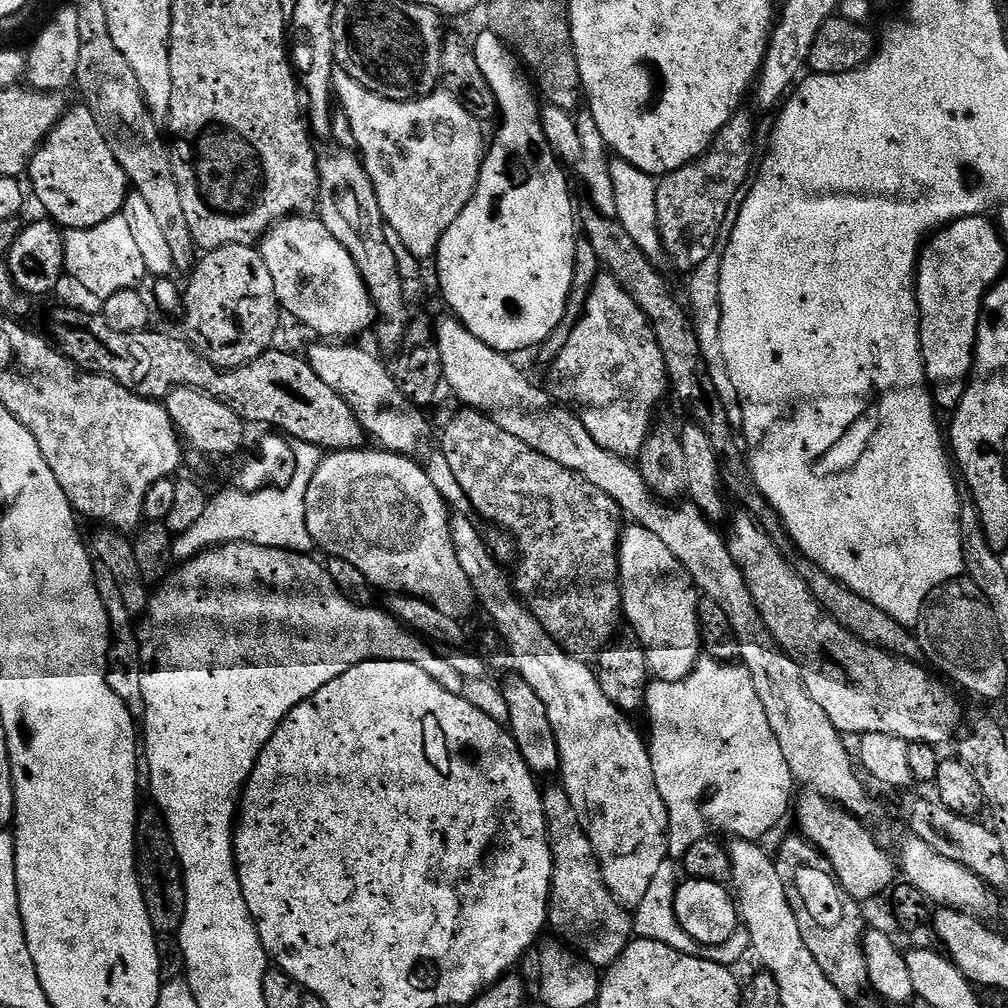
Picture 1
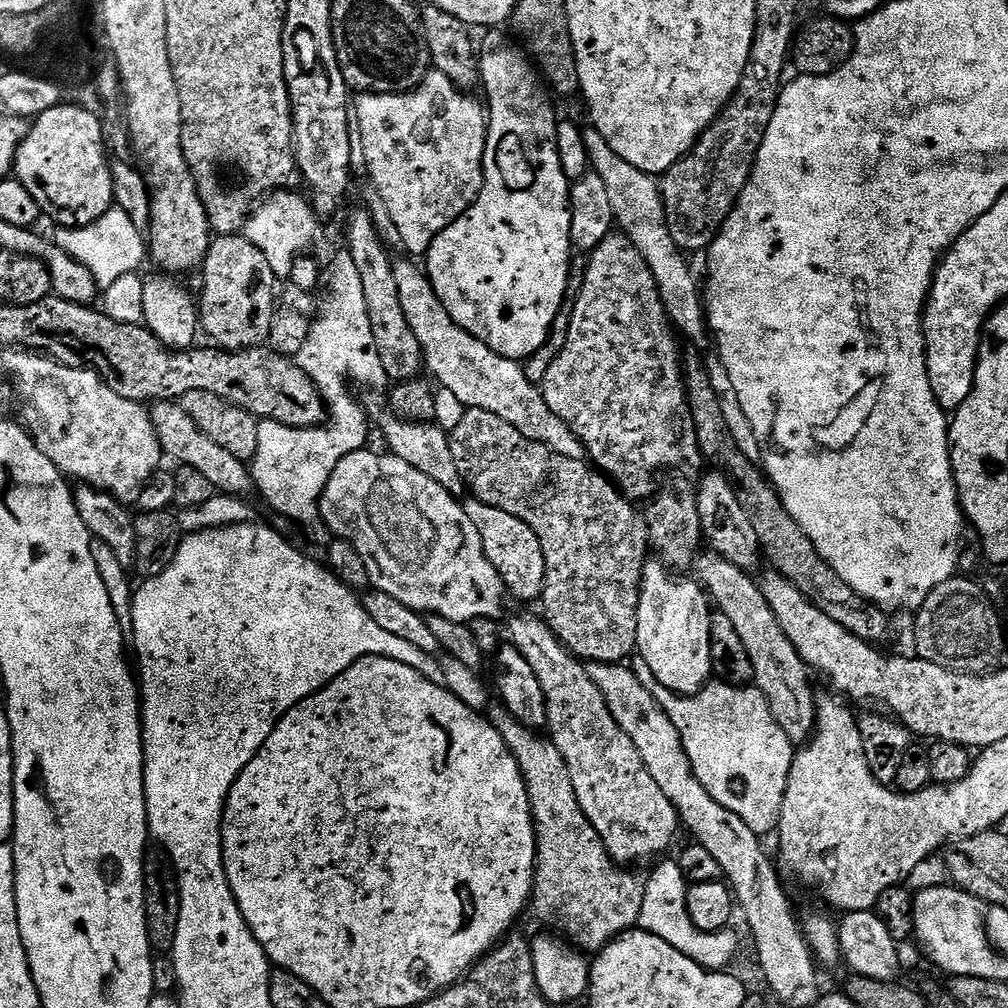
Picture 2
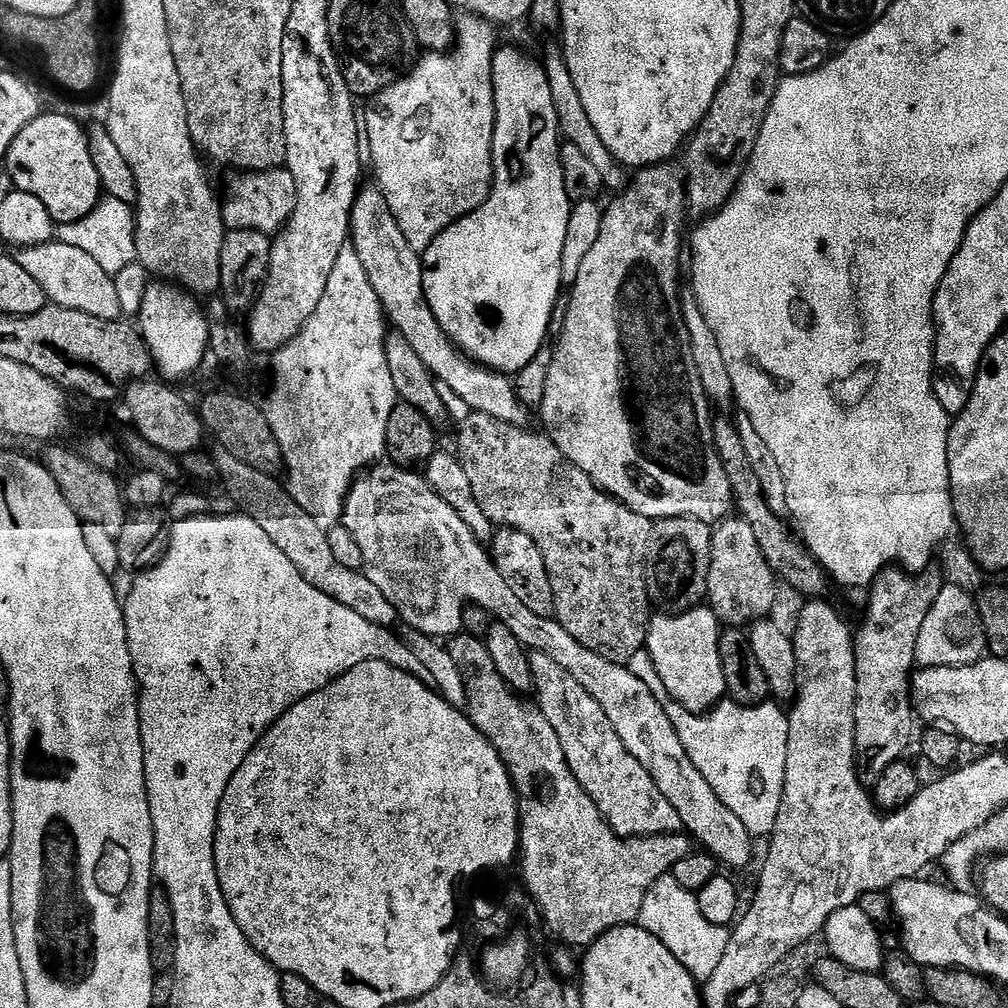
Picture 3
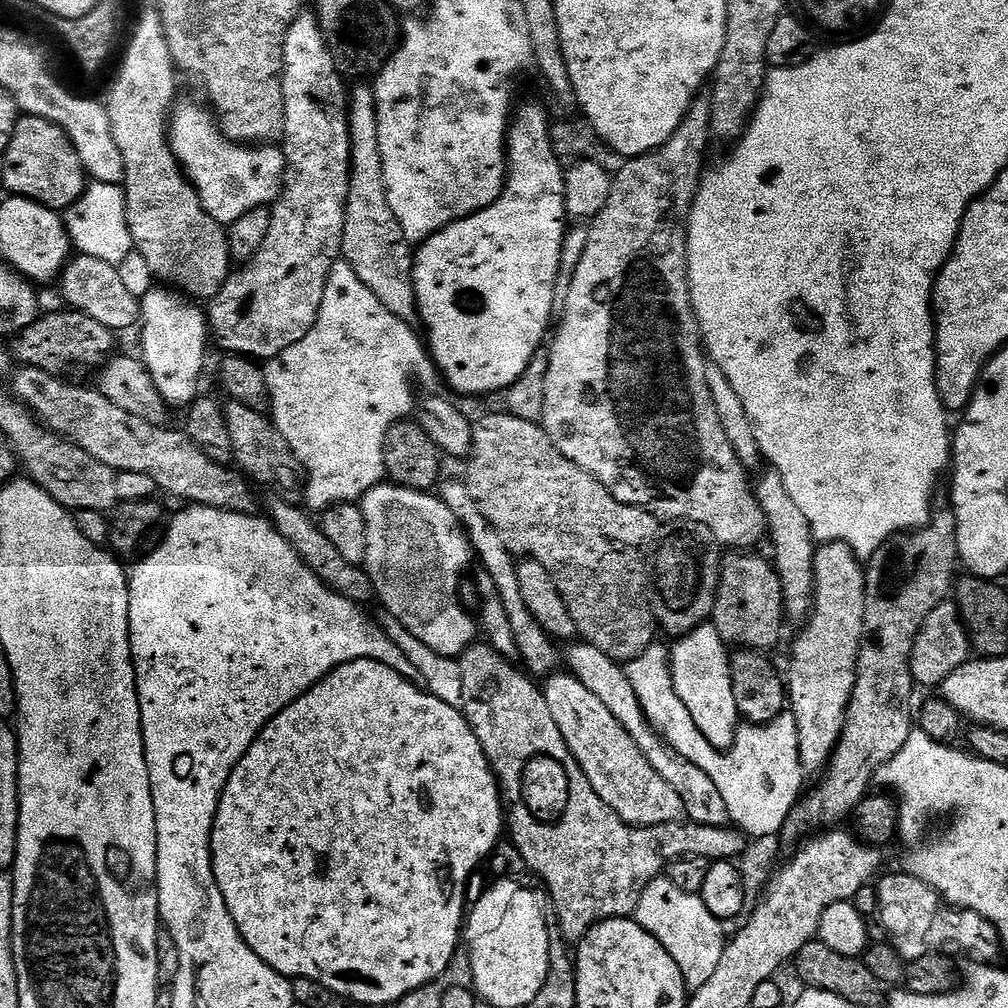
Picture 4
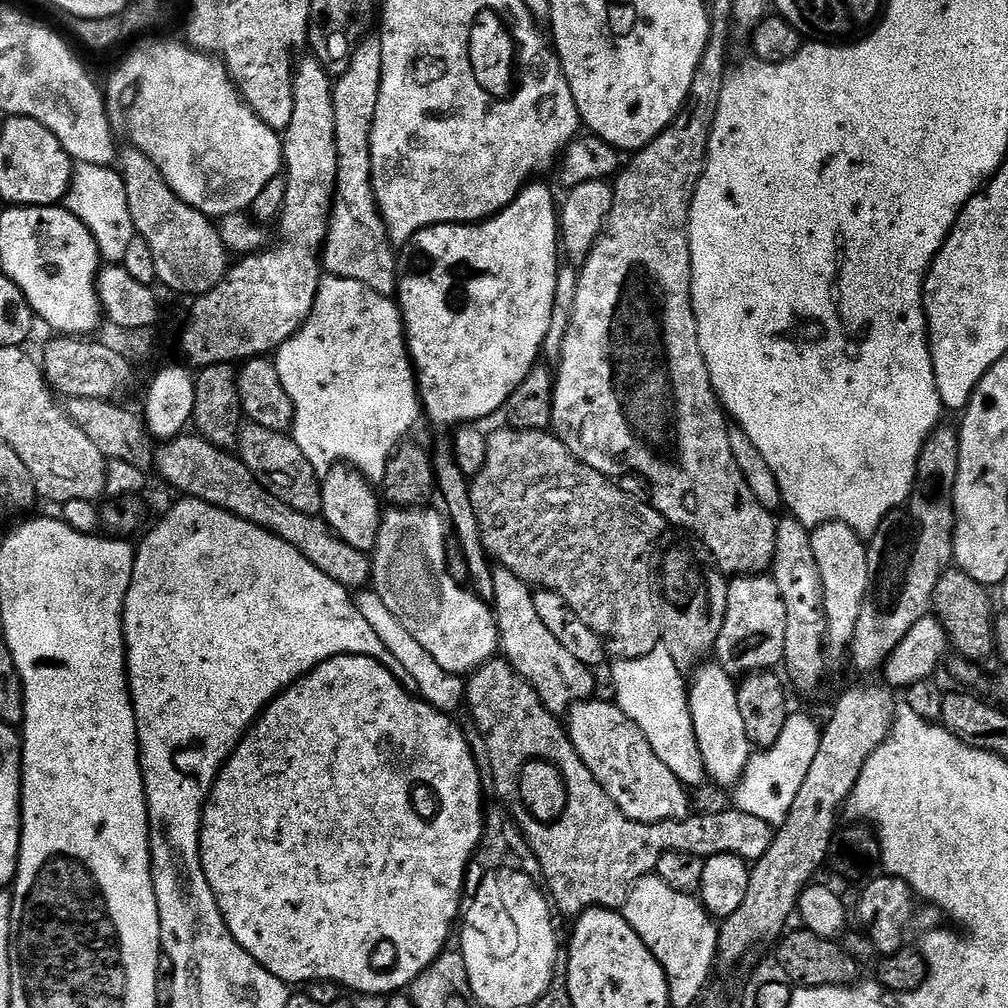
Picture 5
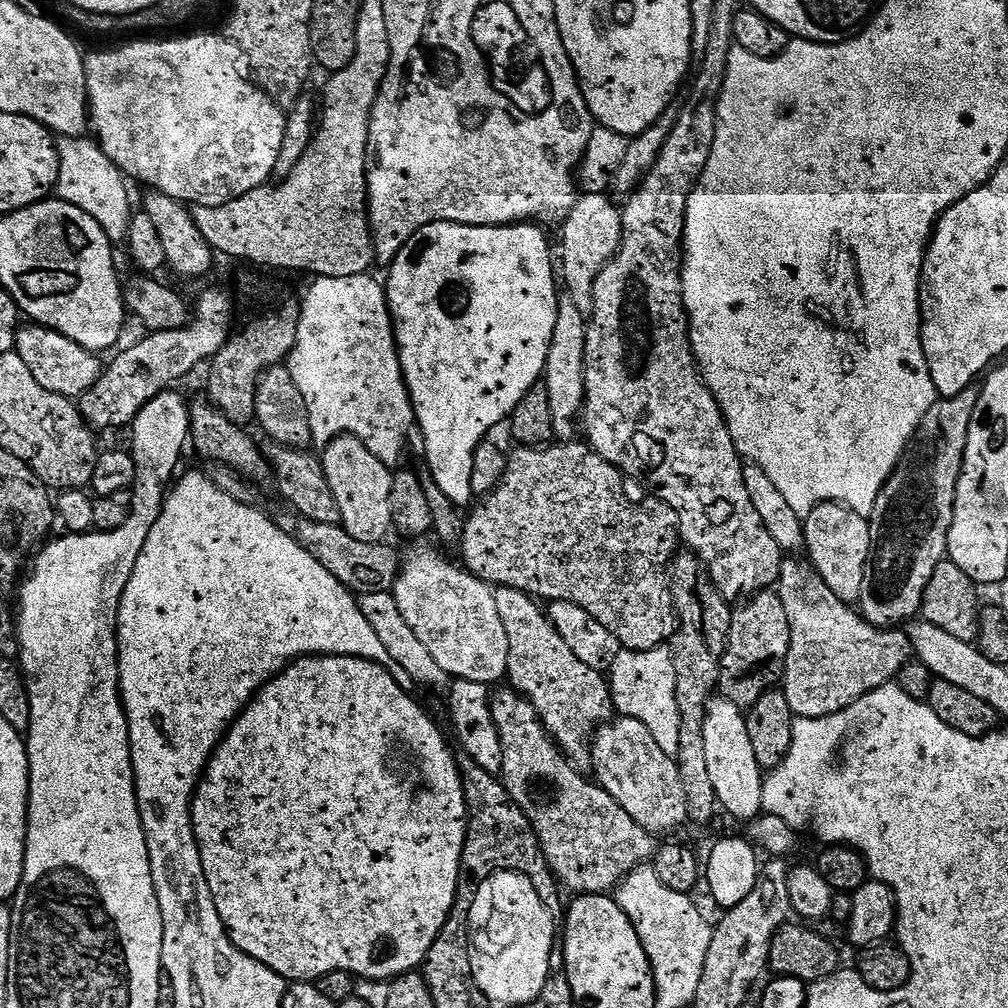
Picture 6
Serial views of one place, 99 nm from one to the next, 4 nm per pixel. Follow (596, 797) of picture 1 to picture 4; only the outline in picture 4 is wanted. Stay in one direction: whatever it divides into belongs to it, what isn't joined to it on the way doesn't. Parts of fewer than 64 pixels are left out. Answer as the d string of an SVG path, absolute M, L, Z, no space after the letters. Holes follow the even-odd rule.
M566 672L560 673L553 673L545 679L542 691L546 698L546 706L550 706L550 714L554 714L554 722L558 722L558 730L562 730L562 738L566 738L566 746L574 754L574 758L586 774L590 786L594 786L598 798L602 798L602 802L606 802L606 806L610 806L627 824L633 826L649 828L655 824L681 823L685 819L684 807L682 798L678 798L678 794L674 794L674 786L670 786L670 782L663 780L652 769L650 762L646 762L642 750L638 750L638 746L632 741L630 734L626 734L626 730L618 722L618 718L614 718L614 714L610 714L610 710L606 710L602 698L598 698L598 694L590 694L590 690L583 688L575 676Z

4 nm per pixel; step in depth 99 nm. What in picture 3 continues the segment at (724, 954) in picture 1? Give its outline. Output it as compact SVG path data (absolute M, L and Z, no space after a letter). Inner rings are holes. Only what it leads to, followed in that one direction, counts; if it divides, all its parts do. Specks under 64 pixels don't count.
M671 874L658 878L654 886L650 886L648 893L644 895L642 910L640 911L639 927L645 928L690 974L697 982L706 982L718 970L722 962L722 954L726 954L726 946L732 937L731 931L725 925L706 922L702 910L698 906L698 898L695 892L678 886L678 882Z

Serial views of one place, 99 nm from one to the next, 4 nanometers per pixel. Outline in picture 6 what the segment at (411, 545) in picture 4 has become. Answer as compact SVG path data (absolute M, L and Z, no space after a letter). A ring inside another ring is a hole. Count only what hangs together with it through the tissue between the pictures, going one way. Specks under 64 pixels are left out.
M418 546L405 551L392 593L410 630L450 678L490 686L507 677L508 639L491 585L456 568L436 551Z

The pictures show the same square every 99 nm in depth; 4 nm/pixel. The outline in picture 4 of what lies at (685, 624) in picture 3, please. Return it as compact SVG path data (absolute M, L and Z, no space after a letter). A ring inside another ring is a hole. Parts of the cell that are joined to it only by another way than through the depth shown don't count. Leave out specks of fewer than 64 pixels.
M701 626L692 632L679 637L676 645L670 648L670 667L672 681L678 698L682 698L682 706L694 718L694 726L702 730L706 742L717 750L731 748L736 738L740 712L734 702L734 690L730 682L729 649L718 630L711 626Z

